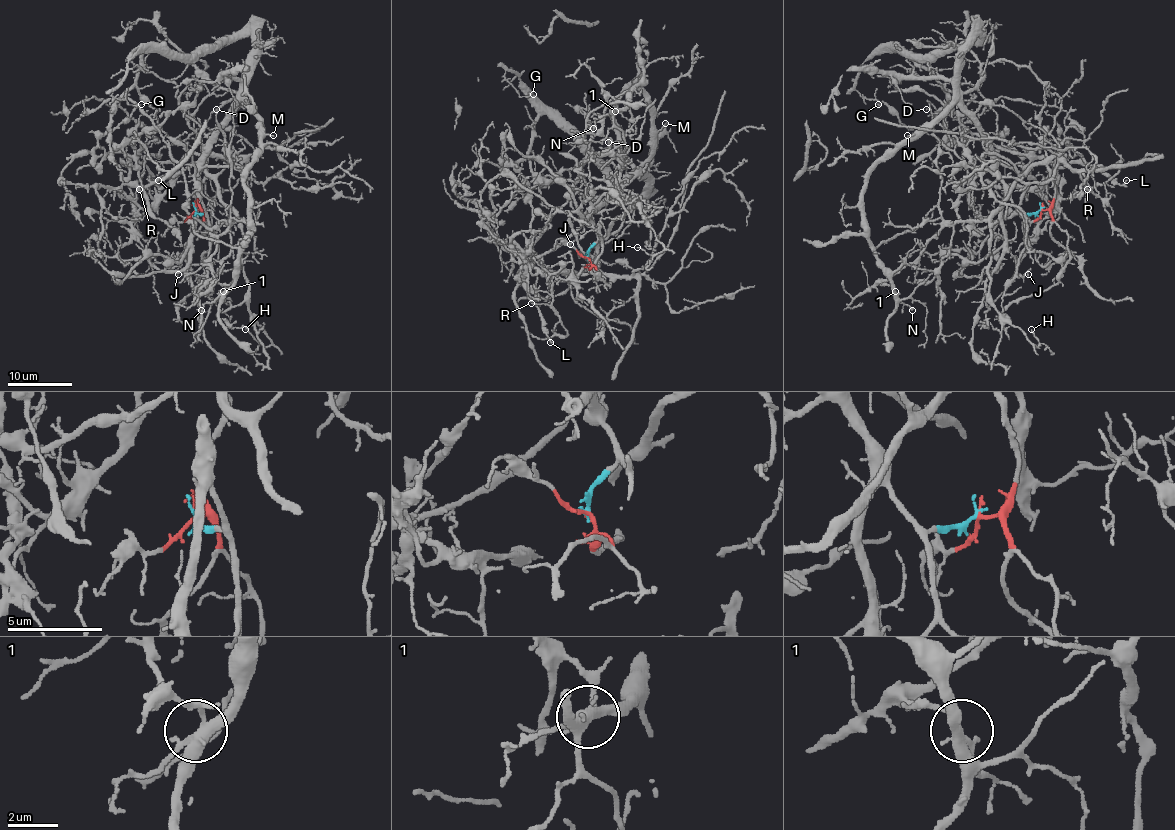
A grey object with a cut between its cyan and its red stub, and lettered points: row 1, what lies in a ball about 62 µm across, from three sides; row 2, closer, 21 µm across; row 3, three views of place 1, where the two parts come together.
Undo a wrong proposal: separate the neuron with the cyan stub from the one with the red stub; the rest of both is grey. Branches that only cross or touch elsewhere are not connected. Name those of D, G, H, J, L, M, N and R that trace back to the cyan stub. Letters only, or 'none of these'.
G, J, M

